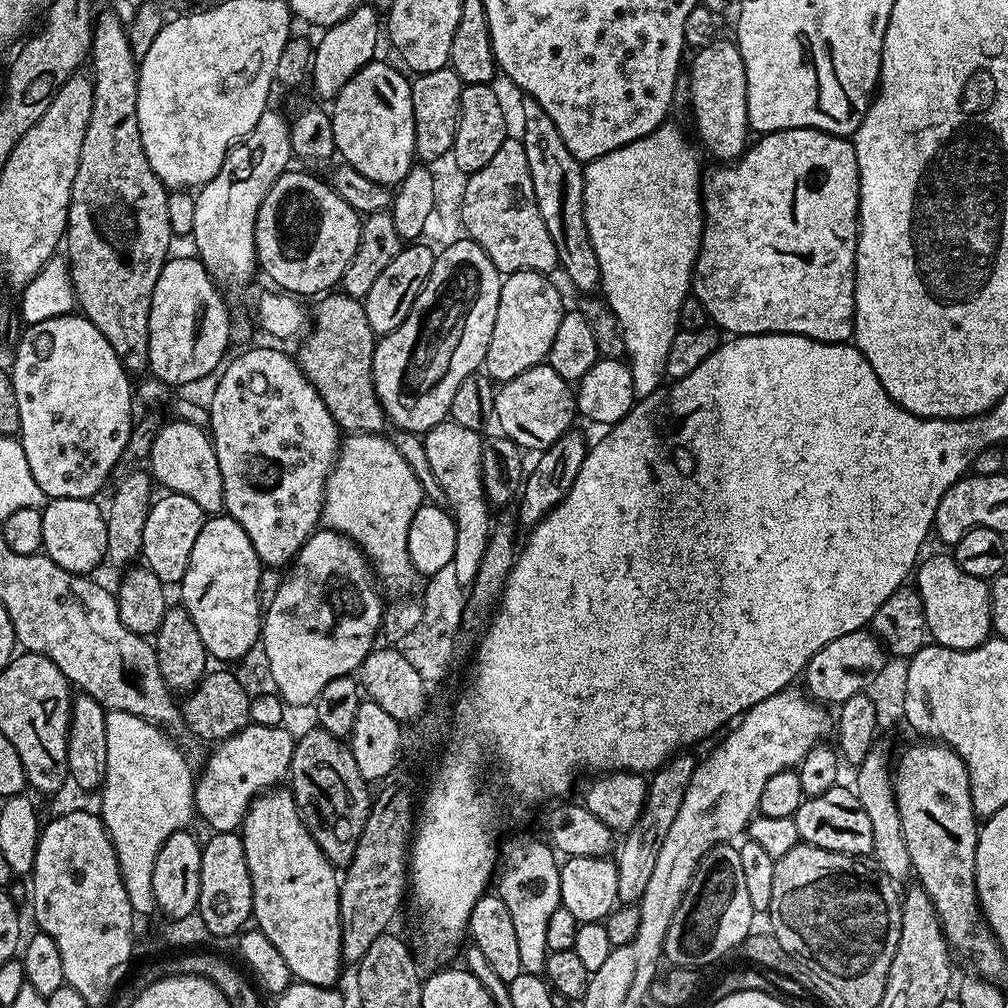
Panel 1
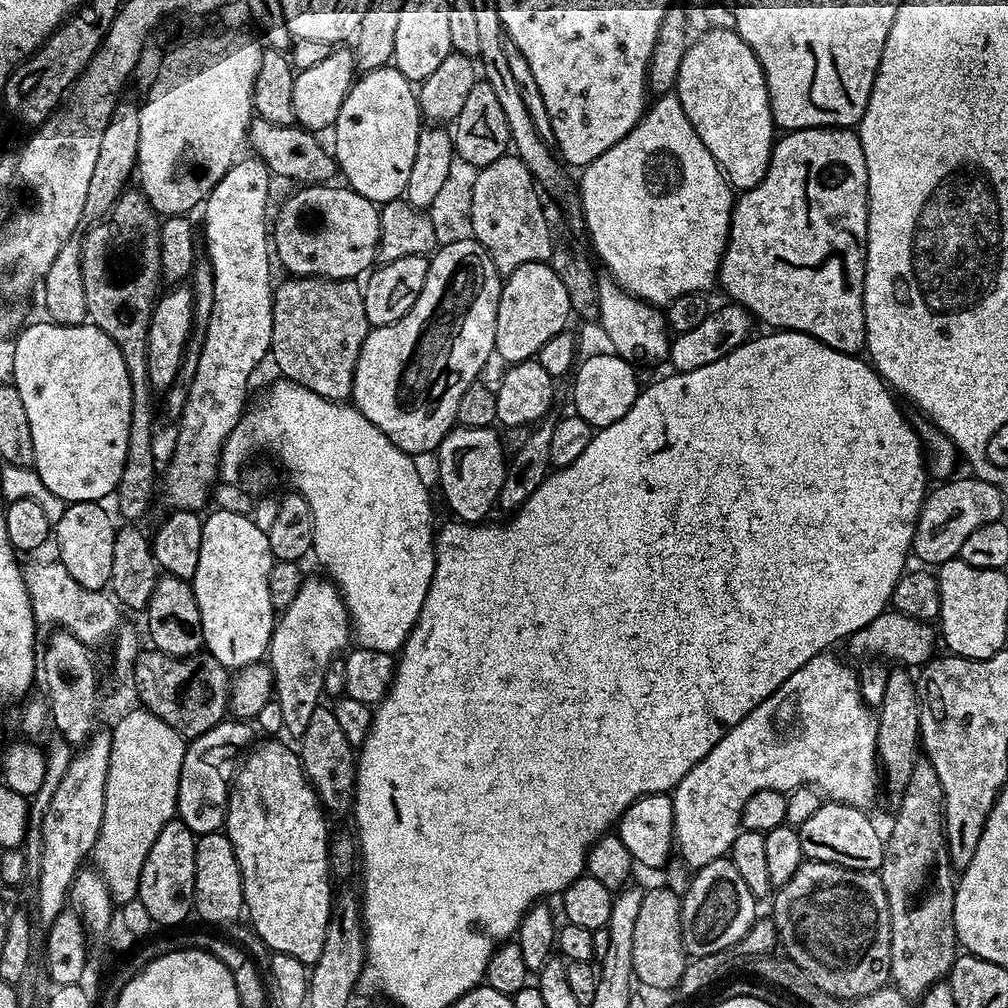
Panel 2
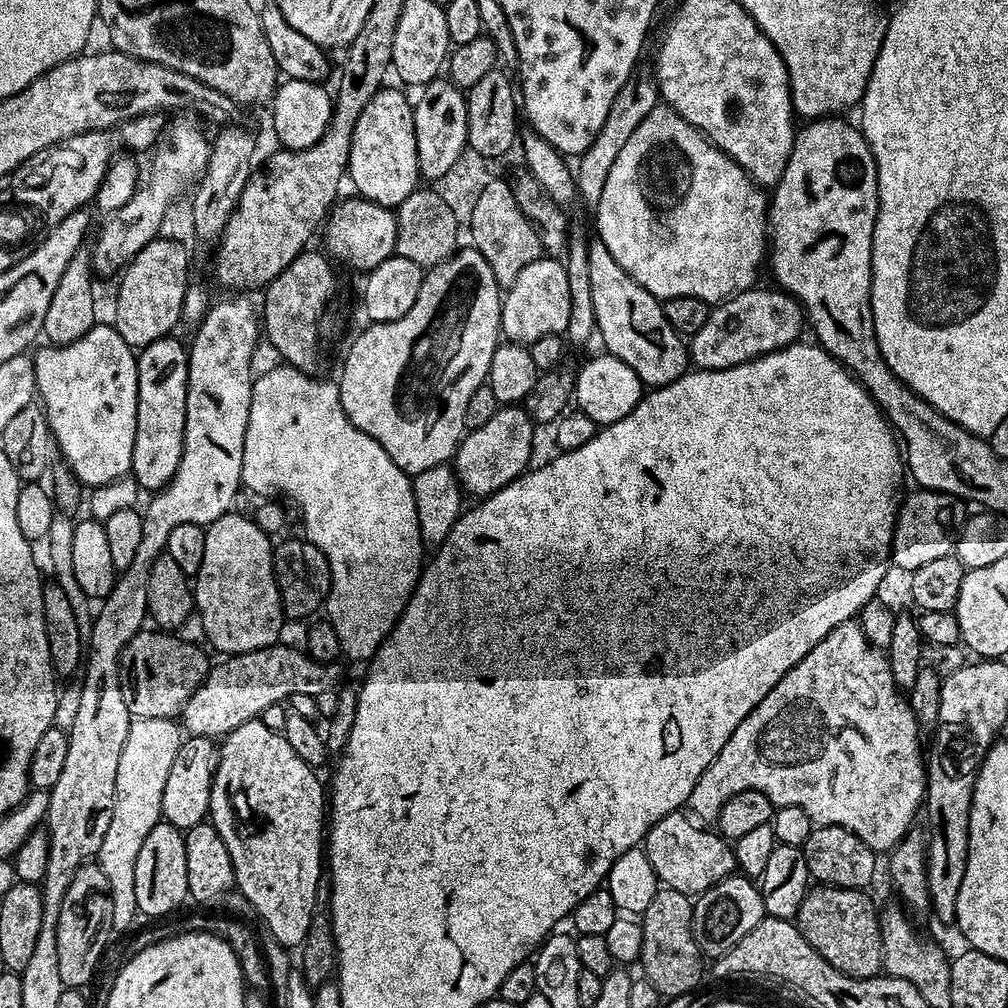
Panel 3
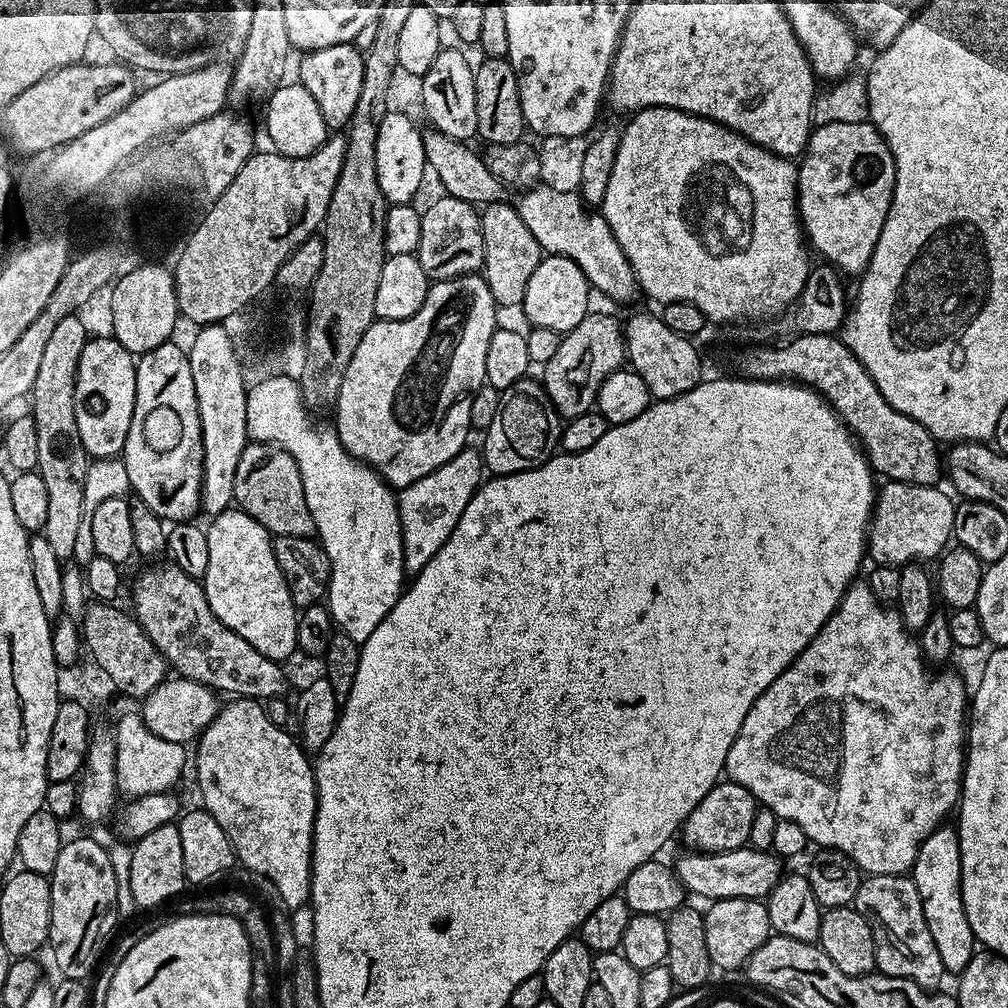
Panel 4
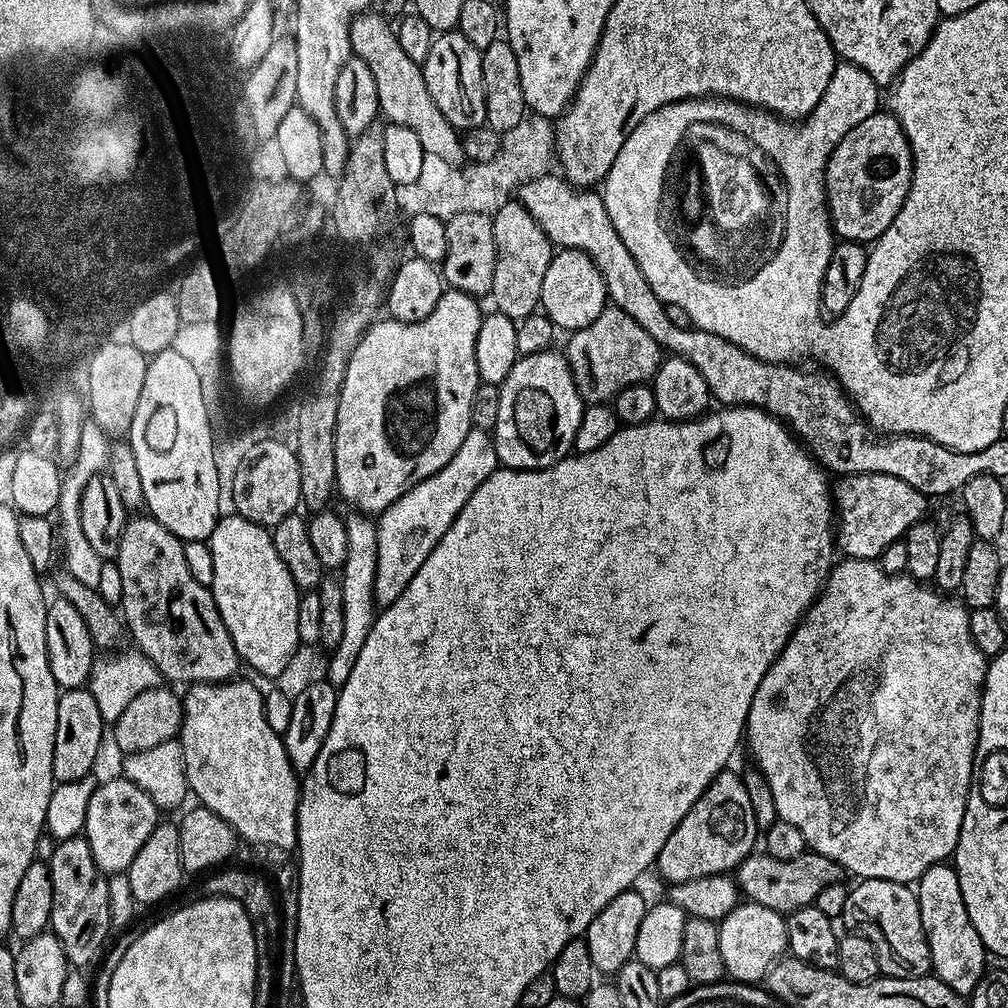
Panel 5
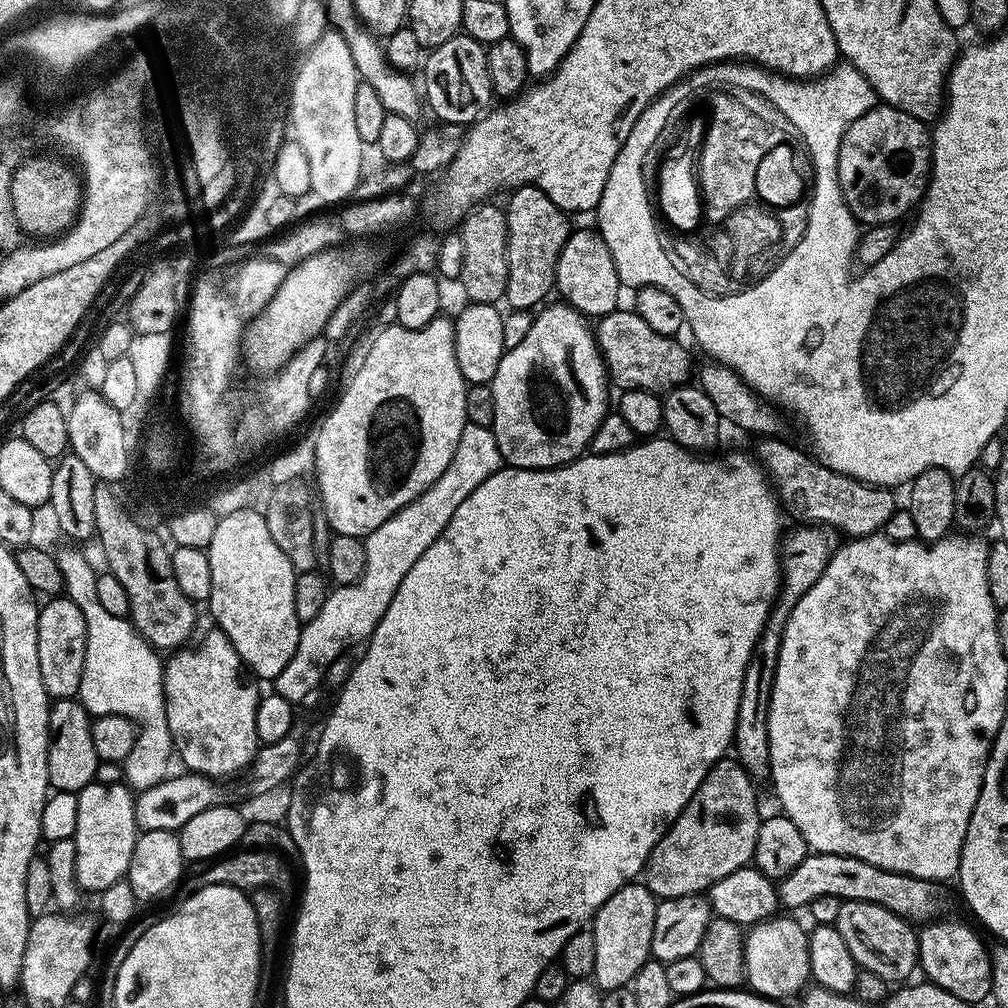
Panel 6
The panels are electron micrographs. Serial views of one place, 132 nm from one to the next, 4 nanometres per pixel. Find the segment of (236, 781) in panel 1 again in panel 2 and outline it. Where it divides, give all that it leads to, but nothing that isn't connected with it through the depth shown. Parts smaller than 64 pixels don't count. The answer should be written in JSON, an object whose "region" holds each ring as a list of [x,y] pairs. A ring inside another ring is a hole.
{"region":[[[225,718],[218,726],[206,730],[206,734],[187,741],[182,758],[182,774],[178,782],[176,811],[179,819],[197,837],[205,836],[208,832],[221,831],[225,827],[228,793],[238,767],[236,752],[243,753],[253,743],[252,732],[254,733],[254,728],[251,723],[240,718]]]}

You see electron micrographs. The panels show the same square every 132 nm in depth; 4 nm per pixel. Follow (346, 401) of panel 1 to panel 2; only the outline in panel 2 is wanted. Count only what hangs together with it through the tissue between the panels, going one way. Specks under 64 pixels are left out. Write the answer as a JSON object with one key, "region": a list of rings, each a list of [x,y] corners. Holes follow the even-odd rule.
{"region":[[[317,276],[284,278],[275,285],[272,293],[272,347],[270,360],[276,363],[281,377],[322,394],[327,400],[347,401],[352,394],[354,370],[358,366],[358,354],[362,342],[368,337],[370,325],[366,318],[364,293],[355,279],[330,280]]]}

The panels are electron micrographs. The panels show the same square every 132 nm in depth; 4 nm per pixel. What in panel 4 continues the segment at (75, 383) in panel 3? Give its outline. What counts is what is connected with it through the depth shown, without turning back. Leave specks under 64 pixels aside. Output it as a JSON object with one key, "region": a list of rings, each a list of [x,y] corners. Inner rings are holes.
{"region":[[[114,338],[108,340],[89,339],[82,350],[78,362],[76,376],[76,410],[78,432],[81,434],[82,446],[88,451],[89,457],[119,457],[124,450],[126,434],[130,430],[130,422],[134,414],[136,401],[136,360],[133,353],[122,347]]]}

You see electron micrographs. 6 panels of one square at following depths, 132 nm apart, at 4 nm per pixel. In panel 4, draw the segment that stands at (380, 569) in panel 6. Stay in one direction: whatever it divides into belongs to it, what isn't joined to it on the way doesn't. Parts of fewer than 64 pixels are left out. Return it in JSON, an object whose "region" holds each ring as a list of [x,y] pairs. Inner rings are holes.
{"region":[[[465,446],[457,456],[450,458],[450,462],[438,466],[438,470],[428,472],[426,478],[418,478],[418,482],[399,489],[405,573],[420,572],[426,566],[426,562],[430,562],[430,558],[434,558],[434,554],[442,550],[454,526],[458,526],[462,510],[466,510],[470,498],[480,487],[485,472],[481,453],[477,449],[475,452],[472,446]]]}

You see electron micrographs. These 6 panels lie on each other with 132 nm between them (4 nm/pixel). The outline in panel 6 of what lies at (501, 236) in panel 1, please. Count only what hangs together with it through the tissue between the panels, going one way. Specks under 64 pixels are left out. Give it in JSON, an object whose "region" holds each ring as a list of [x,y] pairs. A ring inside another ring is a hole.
{"region":[[[524,184],[515,189],[506,203],[508,213],[508,278],[506,280],[506,294],[504,300],[512,310],[532,310],[543,305],[549,299],[548,291],[553,291],[556,283],[556,267],[562,248],[566,246],[570,235],[568,228],[569,213],[563,212],[541,188],[533,184]]]}

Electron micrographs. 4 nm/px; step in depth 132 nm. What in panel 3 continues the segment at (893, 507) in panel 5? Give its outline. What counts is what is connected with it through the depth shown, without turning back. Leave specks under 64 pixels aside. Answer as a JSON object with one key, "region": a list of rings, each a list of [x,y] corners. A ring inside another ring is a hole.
{"region":[[[912,490],[903,497],[900,513],[896,516],[896,529],[892,539],[891,563],[896,564],[905,574],[918,570],[918,566],[926,566],[926,562],[934,562],[934,558],[942,558],[953,551],[962,524],[961,505],[953,497],[944,492]]]}

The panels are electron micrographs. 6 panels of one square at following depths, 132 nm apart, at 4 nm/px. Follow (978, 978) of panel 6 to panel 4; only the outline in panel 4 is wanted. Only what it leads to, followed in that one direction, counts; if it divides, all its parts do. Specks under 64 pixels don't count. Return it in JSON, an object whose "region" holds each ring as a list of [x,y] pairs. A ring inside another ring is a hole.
{"region":[[[955,827],[935,828],[922,842],[920,853],[910,869],[914,886],[918,886],[918,898],[922,898],[922,914],[926,914],[926,926],[930,926],[930,938],[938,946],[938,958],[942,958],[945,973],[959,974],[966,970],[972,955],[978,951],[974,930],[970,930],[970,918],[962,906],[962,854],[960,833]]]}

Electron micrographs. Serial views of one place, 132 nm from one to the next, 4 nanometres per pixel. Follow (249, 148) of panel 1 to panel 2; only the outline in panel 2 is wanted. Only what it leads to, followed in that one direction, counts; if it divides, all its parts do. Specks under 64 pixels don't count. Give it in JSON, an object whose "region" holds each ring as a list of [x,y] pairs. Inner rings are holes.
{"region":[[[248,154],[248,157],[237,159],[235,163],[229,166],[226,170],[225,176],[212,188],[206,200],[202,204],[202,211],[204,210],[204,236],[202,232],[202,248],[206,253],[208,265],[212,267],[214,274],[214,306],[213,314],[209,320],[209,326],[205,334],[205,342],[202,346],[201,357],[198,361],[198,370],[195,371],[194,382],[191,383],[189,397],[186,398],[185,408],[181,412],[178,421],[180,429],[176,432],[176,449],[172,452],[172,461],[168,464],[168,469],[163,469],[162,472],[162,496],[172,503],[171,507],[176,510],[183,510],[186,512],[196,512],[200,510],[207,500],[210,500],[210,488],[208,492],[208,484],[215,485],[220,475],[220,451],[223,449],[223,444],[226,438],[234,430],[234,426],[238,426],[241,416],[246,411],[248,400],[248,383],[252,380],[252,375],[256,372],[256,367],[259,366],[263,360],[269,355],[272,347],[272,293],[274,291],[274,279],[272,280],[272,264],[274,268],[274,260],[270,255],[270,220],[268,216],[268,187],[274,182],[270,175],[267,166],[255,154]]]}

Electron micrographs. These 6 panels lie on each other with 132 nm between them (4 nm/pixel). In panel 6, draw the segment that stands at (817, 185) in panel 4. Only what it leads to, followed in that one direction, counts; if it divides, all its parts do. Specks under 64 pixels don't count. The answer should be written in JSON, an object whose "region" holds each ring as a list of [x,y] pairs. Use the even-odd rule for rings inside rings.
{"region":[[[883,102],[877,103],[848,127],[838,150],[838,184],[842,186],[852,216],[864,226],[900,222],[912,207],[913,211],[925,199],[930,188],[928,175],[933,172],[932,138],[925,121]]]}

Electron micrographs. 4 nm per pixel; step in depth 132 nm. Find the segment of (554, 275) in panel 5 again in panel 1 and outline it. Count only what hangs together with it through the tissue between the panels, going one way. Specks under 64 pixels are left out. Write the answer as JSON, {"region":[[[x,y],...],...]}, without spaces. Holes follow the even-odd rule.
{"region":[[[510,272],[503,277],[498,298],[498,314],[494,318],[494,334],[490,334],[490,346],[486,350],[486,358],[482,365],[489,380],[503,382],[510,378],[518,378],[522,370],[530,370],[535,364],[547,357],[550,346],[554,342],[554,334],[558,331],[558,322],[562,322],[565,314],[564,303],[551,279],[542,272]]]}

